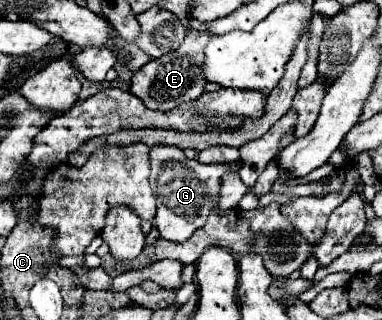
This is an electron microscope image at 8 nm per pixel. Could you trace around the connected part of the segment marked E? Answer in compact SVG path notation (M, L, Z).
M206 26L190 28L186 34L186 40L174 50L174 54L166 54L162 58L146 62L138 72L132 76L132 88L130 92L152 110L172 110L184 102L190 102L194 98L200 98L204 94L206 78L204 78L204 48L210 42L212 34Z

